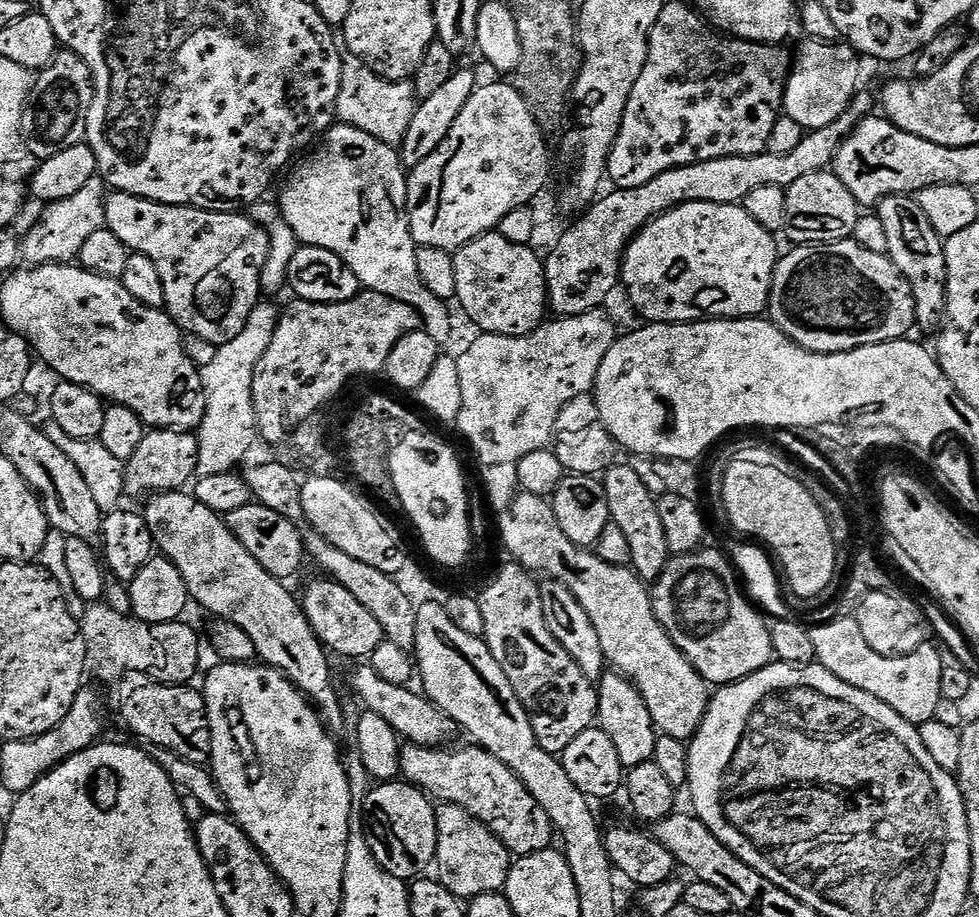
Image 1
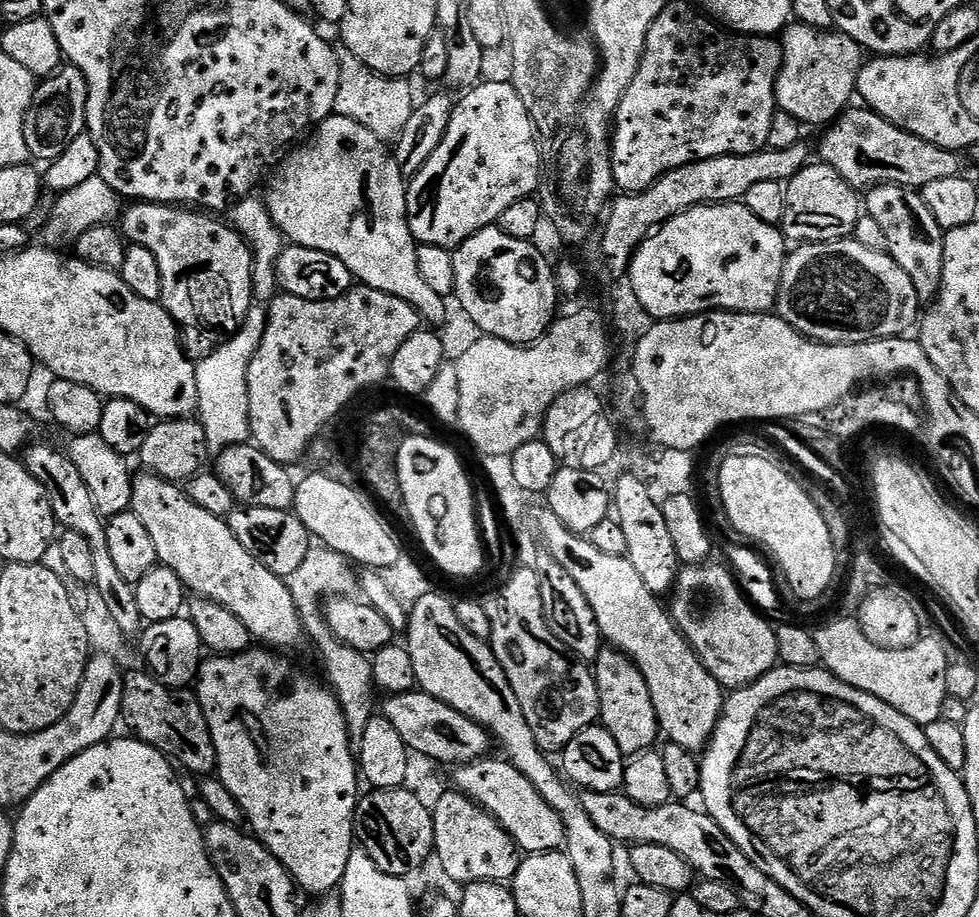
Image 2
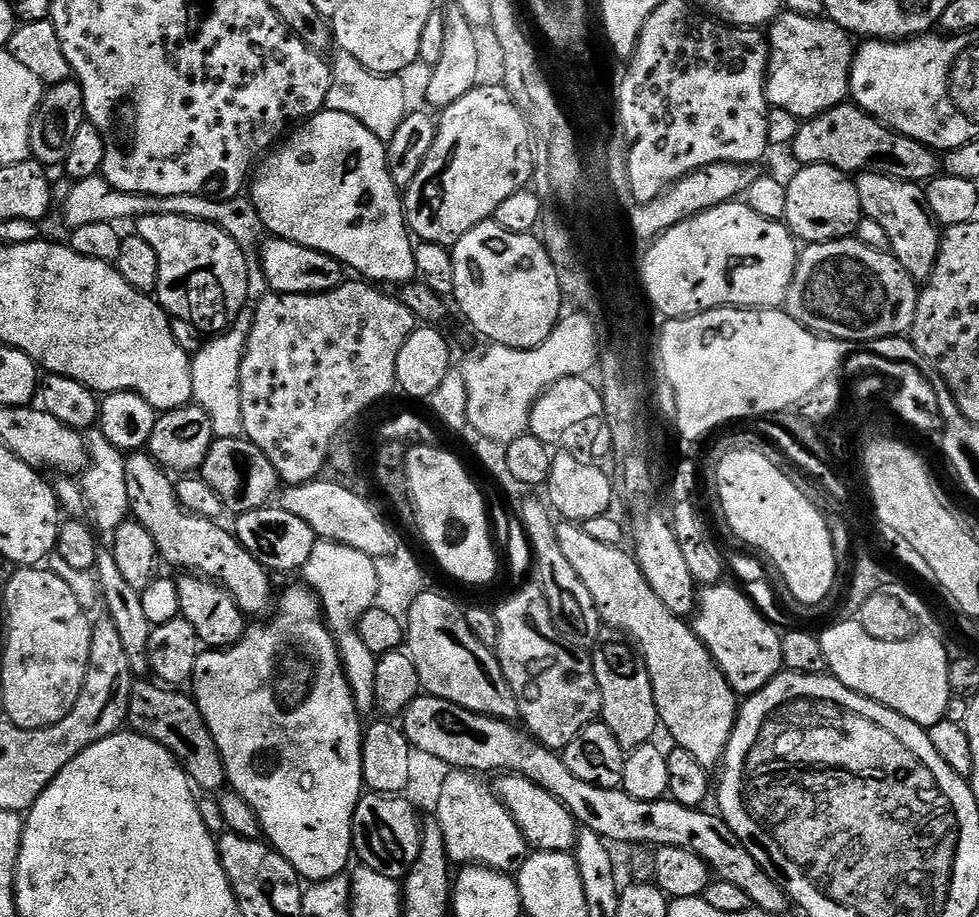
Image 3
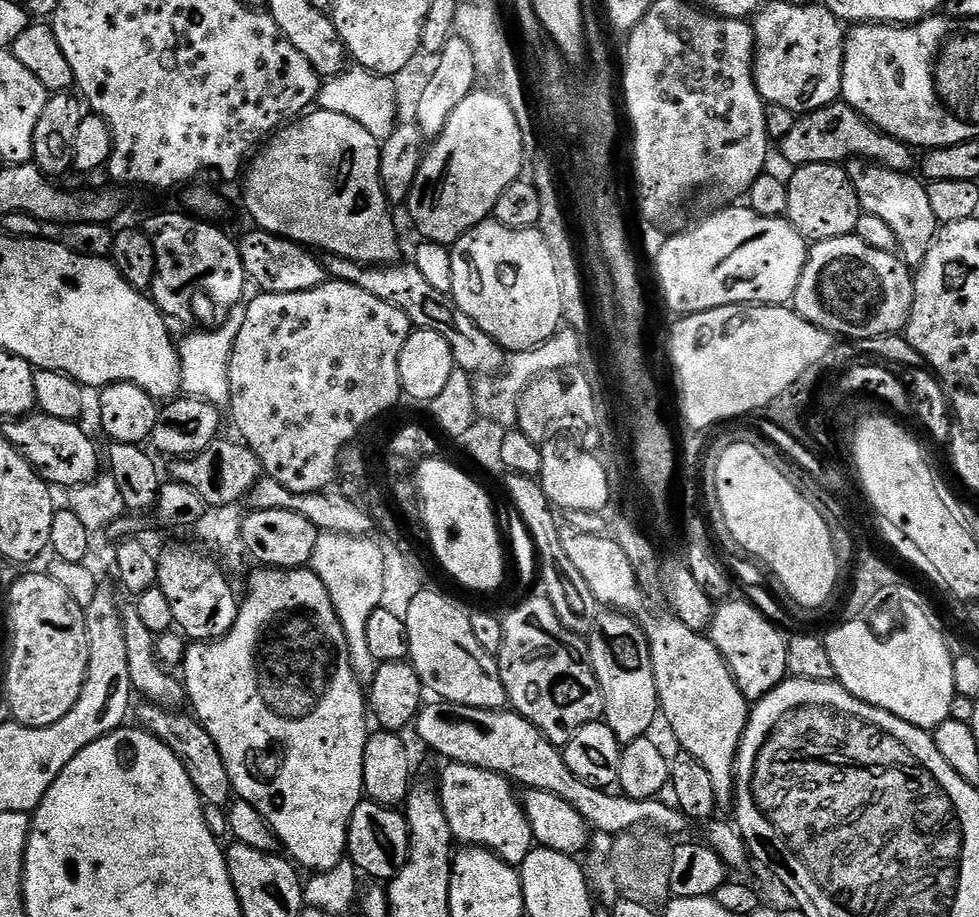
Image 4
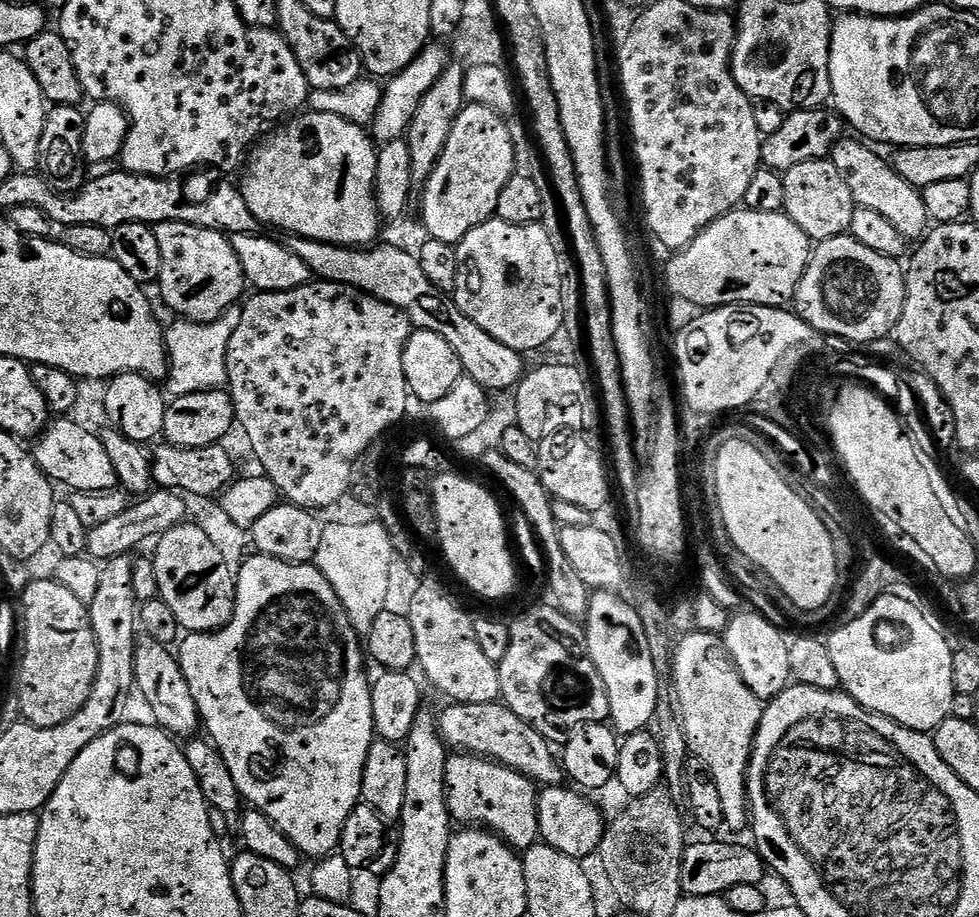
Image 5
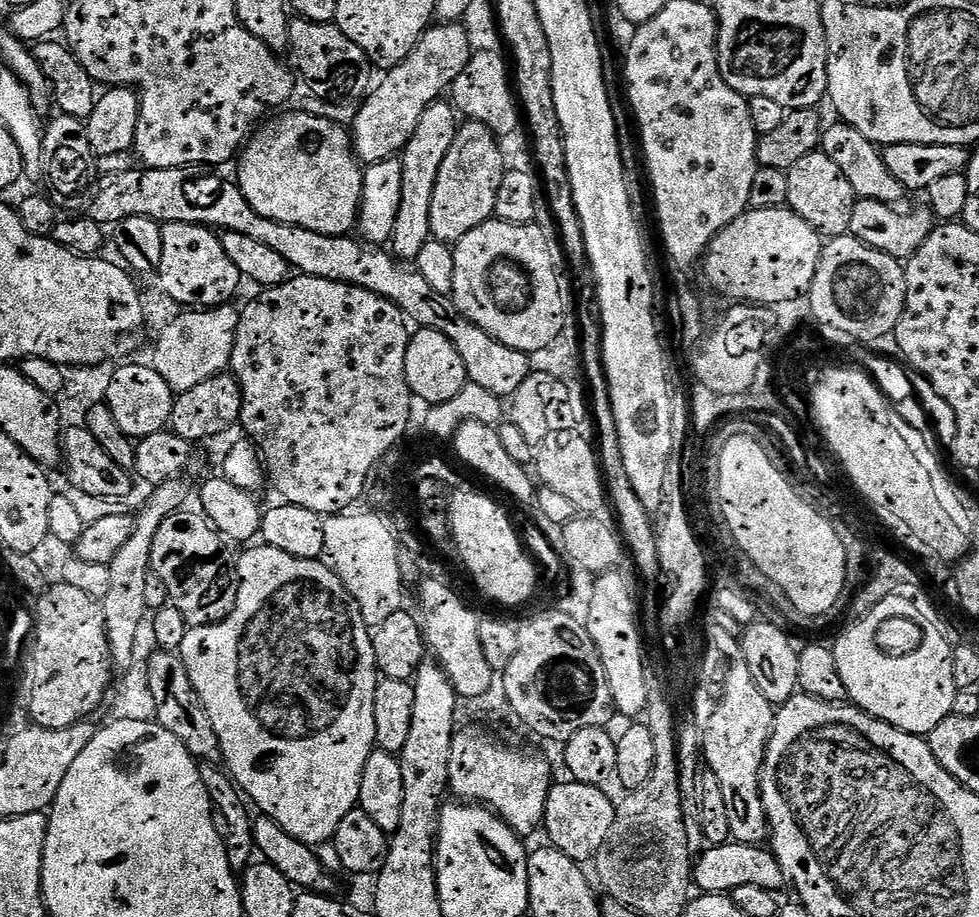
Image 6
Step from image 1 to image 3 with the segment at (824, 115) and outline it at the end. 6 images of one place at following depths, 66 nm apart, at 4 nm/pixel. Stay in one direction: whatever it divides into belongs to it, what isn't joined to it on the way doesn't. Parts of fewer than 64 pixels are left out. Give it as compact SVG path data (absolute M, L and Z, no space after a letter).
M784 10L772 21L766 35L768 37L766 91L768 93L768 103L771 107L785 108L795 116L811 118L830 110L834 106L843 104L849 99L848 83L852 73L854 40L834 21L818 16L803 16Z

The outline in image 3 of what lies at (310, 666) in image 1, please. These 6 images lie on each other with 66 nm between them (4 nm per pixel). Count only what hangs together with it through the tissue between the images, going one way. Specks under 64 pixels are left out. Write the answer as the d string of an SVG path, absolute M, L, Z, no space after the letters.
M141 450L125 455L124 460L131 515L142 526L146 526L146 530L150 530L160 551L161 561L165 565L173 564L176 568L184 568L180 570L217 581L221 588L231 594L245 617L263 617L274 604L273 577L268 569L263 568L240 545L240 541L229 529L227 532L223 528L223 523L191 516L184 511L184 507L176 499L176 484L173 477L161 468L147 451Z

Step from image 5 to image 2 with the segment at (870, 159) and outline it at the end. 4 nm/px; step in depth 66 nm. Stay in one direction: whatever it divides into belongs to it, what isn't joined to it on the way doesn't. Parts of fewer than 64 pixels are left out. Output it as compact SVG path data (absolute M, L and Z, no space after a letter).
M877 184L875 188L867 189L866 215L874 218L882 234L886 234L888 255L898 262L898 266L902 266L902 270L906 270L906 274L910 274L921 301L935 300L942 282L946 232L938 226L938 222L934 222L934 214L930 214L930 206L926 206L919 191L899 188L896 184Z

